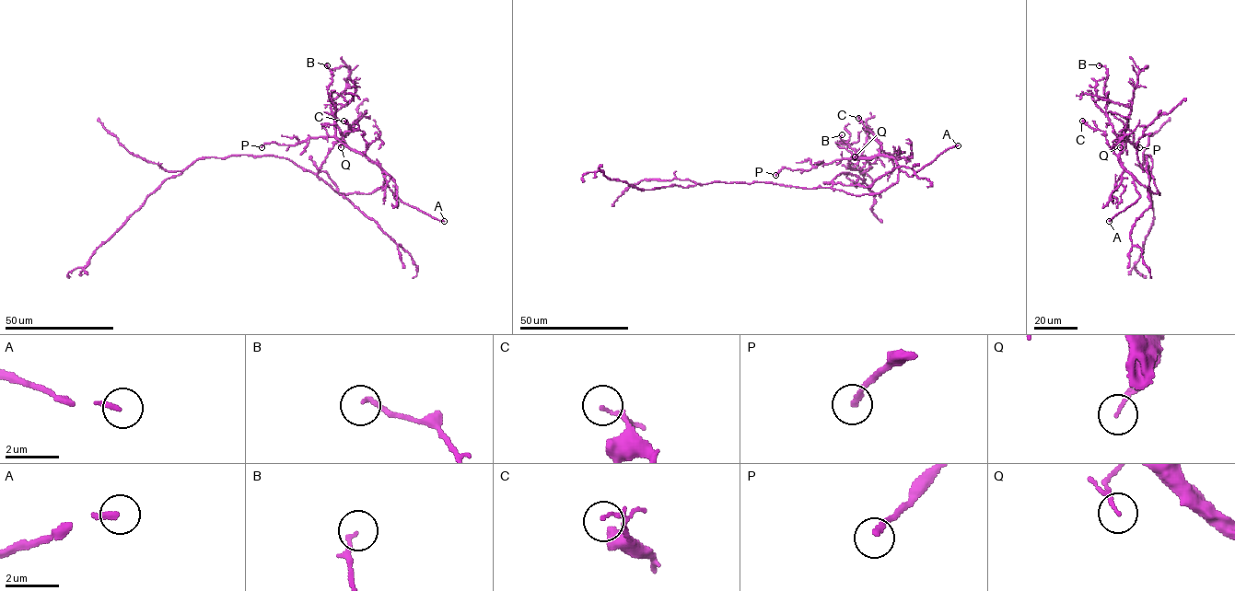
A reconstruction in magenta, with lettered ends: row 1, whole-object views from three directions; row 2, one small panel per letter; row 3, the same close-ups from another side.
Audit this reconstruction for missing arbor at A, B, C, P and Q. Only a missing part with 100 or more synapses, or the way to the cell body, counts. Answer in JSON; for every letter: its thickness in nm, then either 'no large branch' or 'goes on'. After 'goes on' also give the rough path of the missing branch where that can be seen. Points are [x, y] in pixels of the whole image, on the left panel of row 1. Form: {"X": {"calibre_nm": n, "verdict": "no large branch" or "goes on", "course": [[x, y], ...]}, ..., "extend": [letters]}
{"A": {"calibre_nm": 180, "verdict": "goes on", "course": [[444, 221], [451, 224], [455, 214], [447, 203], [420, 203]]}, "B": {"calibre_nm": 130, "verdict": "no large branch"}, "C": {"calibre_nm": 90, "verdict": "no large branch"}, "P": {"calibre_nm": 150, "verdict": "no large branch"}, "Q": {"calibre_nm": 90, "verdict": "no large branch"}, "extend": ["A"]}

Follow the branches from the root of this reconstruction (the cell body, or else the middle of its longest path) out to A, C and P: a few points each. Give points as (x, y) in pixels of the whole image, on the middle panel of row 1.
A: (810, 188), (831, 187), (853, 195), (879, 193), (897, 181), (900, 169), (912, 176), (947, 149), (958, 145)
C: (810, 188), (831, 187), (863, 195), (880, 192), (897, 181), (896, 161), (879, 153), (881, 145), (858, 118)
P: (810, 188), (879, 193), (897, 181), (899, 167), (893, 157), (876, 156), (809, 170), (783, 168), (775, 175)

